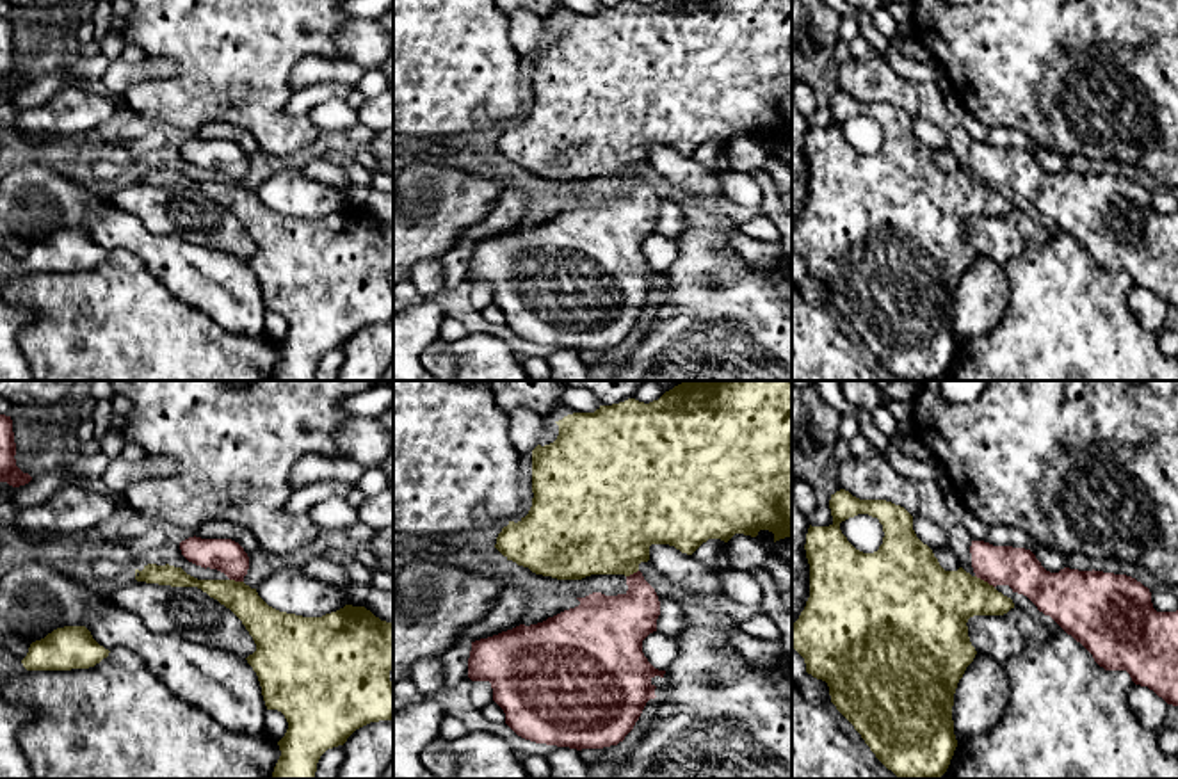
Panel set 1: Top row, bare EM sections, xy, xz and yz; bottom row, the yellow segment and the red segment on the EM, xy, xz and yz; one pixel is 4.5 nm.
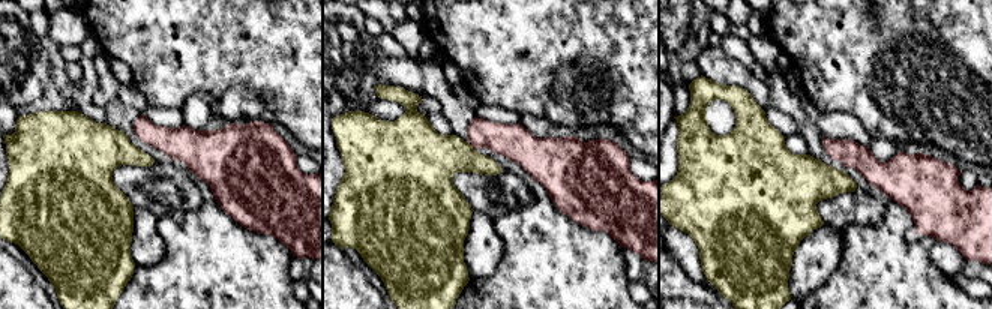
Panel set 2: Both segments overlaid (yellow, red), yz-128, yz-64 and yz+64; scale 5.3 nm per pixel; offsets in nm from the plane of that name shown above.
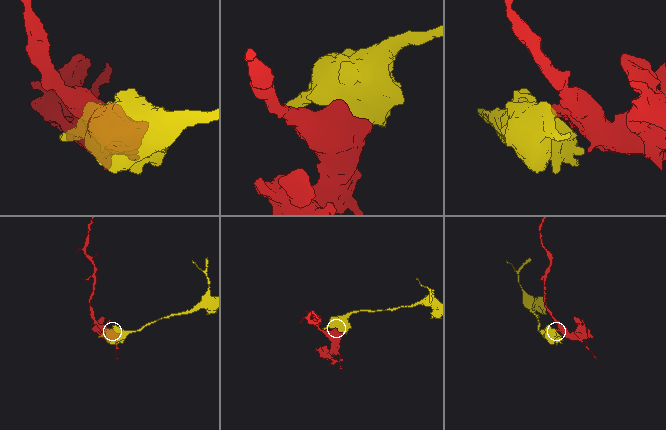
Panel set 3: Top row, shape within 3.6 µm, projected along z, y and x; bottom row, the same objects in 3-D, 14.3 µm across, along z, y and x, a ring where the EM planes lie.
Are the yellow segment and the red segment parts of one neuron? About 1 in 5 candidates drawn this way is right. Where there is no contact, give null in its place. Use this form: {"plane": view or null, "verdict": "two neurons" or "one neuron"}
{"plane": "yz", "verdict": "two neurons"}

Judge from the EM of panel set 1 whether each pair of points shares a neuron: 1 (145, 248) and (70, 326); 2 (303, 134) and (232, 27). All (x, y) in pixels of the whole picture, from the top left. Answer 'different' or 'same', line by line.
1: different
2: same

